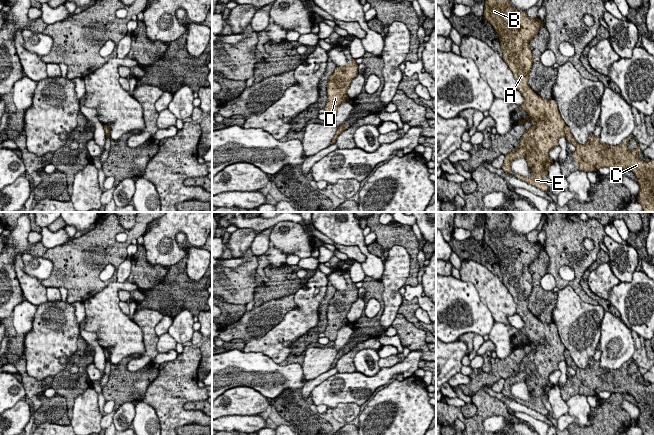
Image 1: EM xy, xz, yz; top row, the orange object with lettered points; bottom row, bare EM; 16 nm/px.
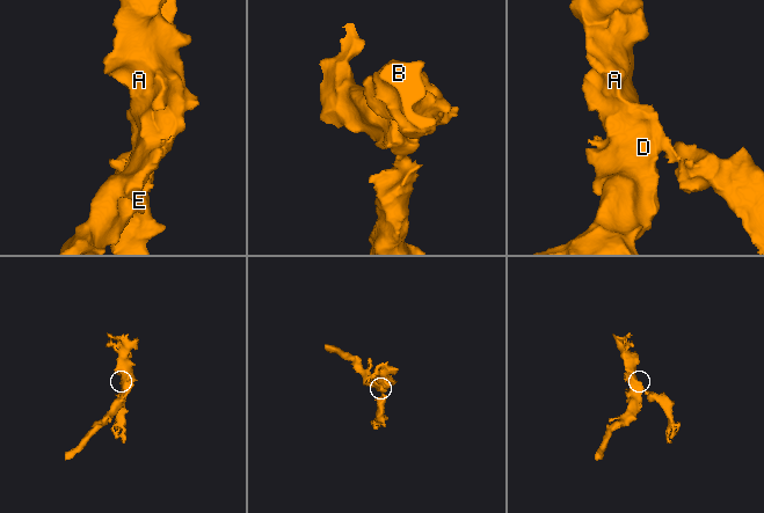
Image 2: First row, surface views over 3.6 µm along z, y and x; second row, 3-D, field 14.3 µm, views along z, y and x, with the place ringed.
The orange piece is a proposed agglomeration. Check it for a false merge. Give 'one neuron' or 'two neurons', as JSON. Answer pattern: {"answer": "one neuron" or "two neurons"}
{"answer": "two neurons"}

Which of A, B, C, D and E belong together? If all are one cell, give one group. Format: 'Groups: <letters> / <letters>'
Groups: A B D E / C

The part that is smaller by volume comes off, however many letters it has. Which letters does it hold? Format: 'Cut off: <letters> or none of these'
Cut off: C

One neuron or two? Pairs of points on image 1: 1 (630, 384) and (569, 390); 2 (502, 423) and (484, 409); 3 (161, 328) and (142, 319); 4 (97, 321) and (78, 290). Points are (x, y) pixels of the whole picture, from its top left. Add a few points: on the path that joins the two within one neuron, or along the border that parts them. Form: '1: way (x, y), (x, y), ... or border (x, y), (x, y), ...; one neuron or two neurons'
1: way (615, 383), (584, 383); one neuron
2: border (516, 422), (489, 415), (482, 424); two neurons
3: border (163, 315), (155, 327), (155, 334), (158, 337); two neurons
4: border (105, 287), (83, 302); two neurons

